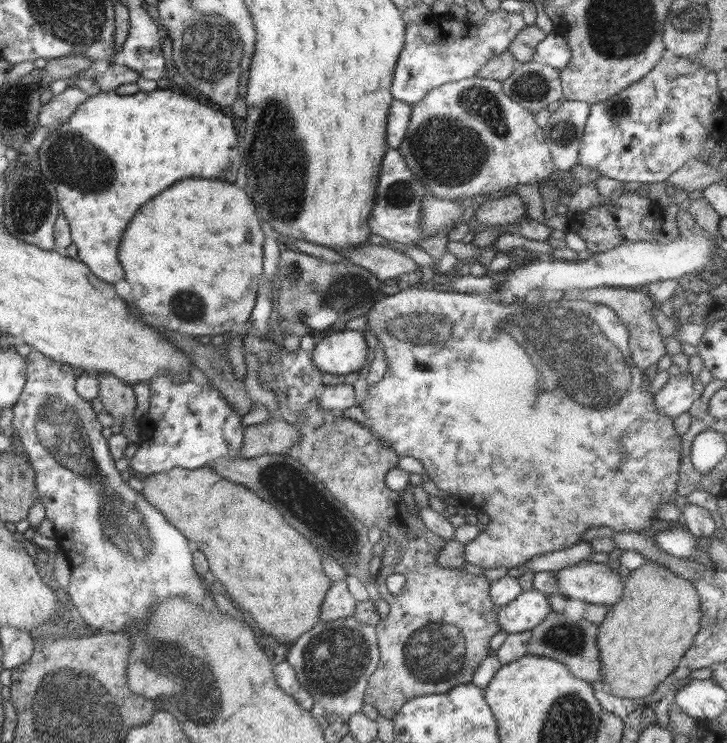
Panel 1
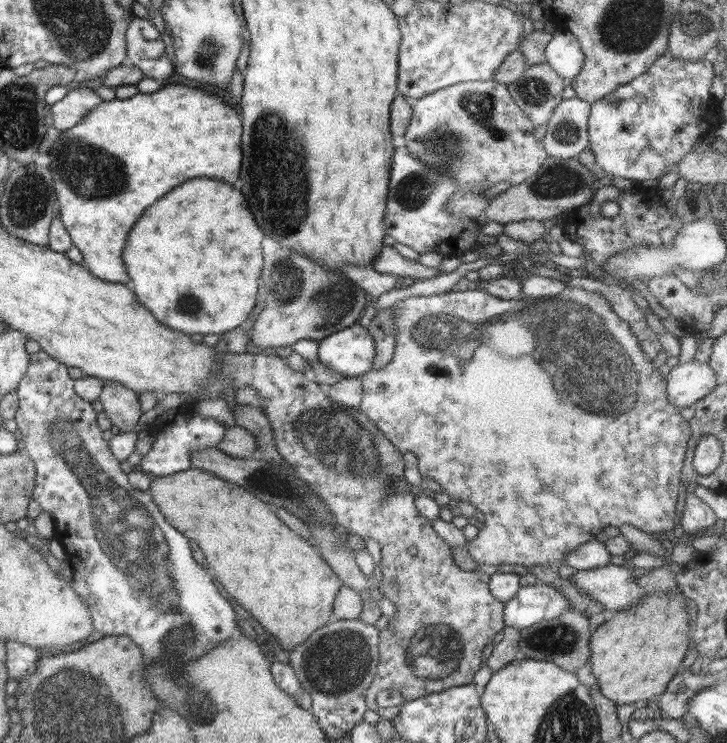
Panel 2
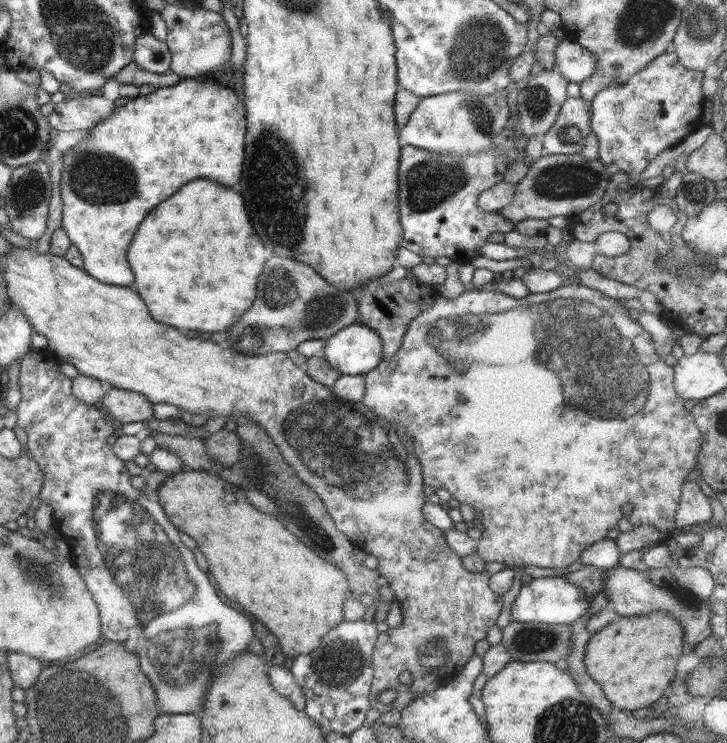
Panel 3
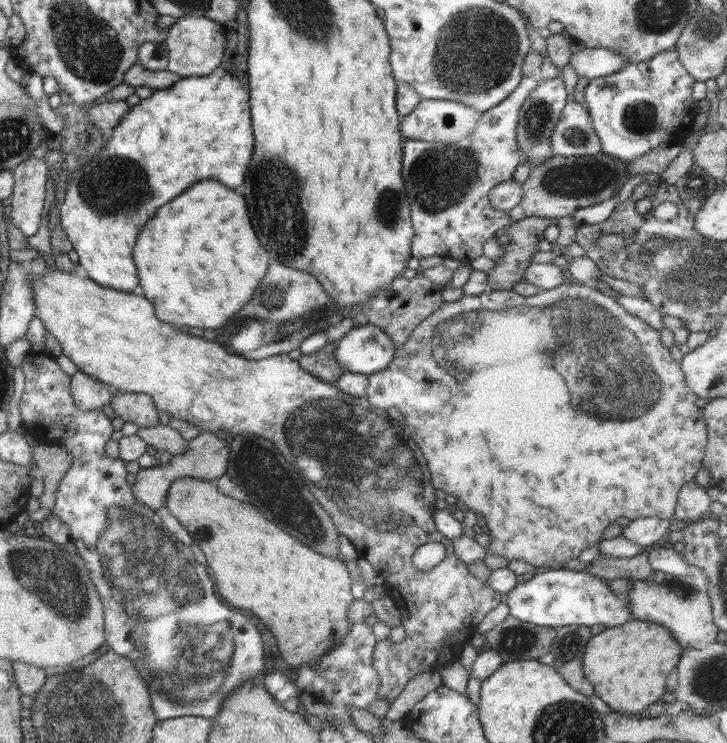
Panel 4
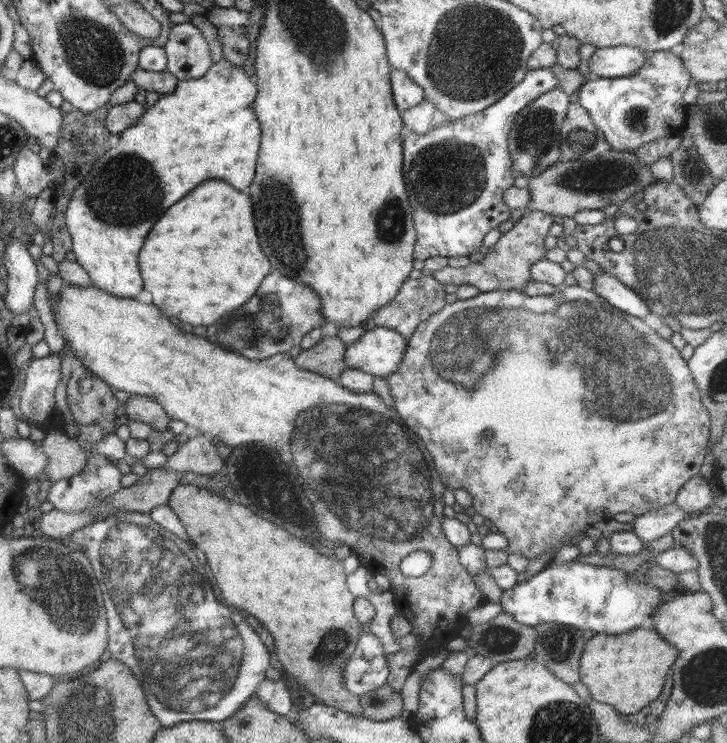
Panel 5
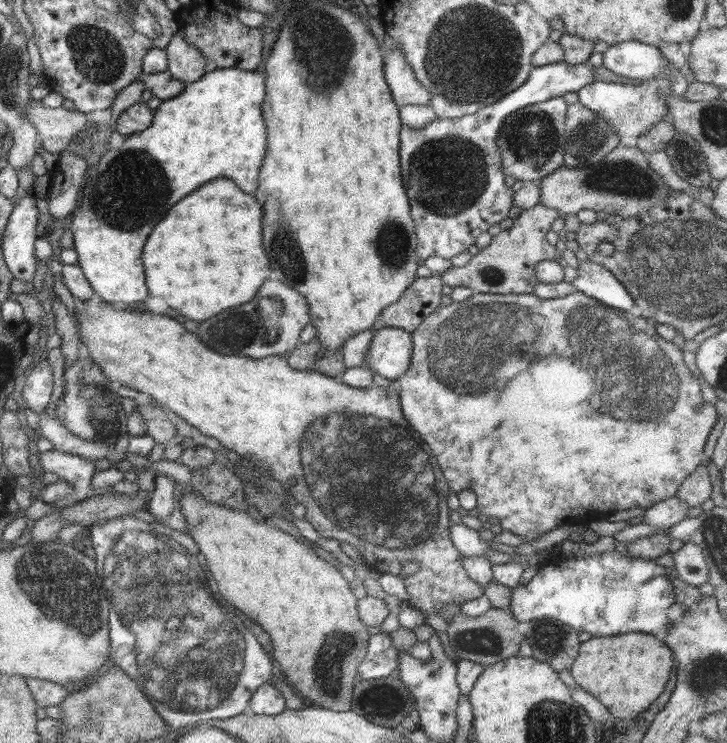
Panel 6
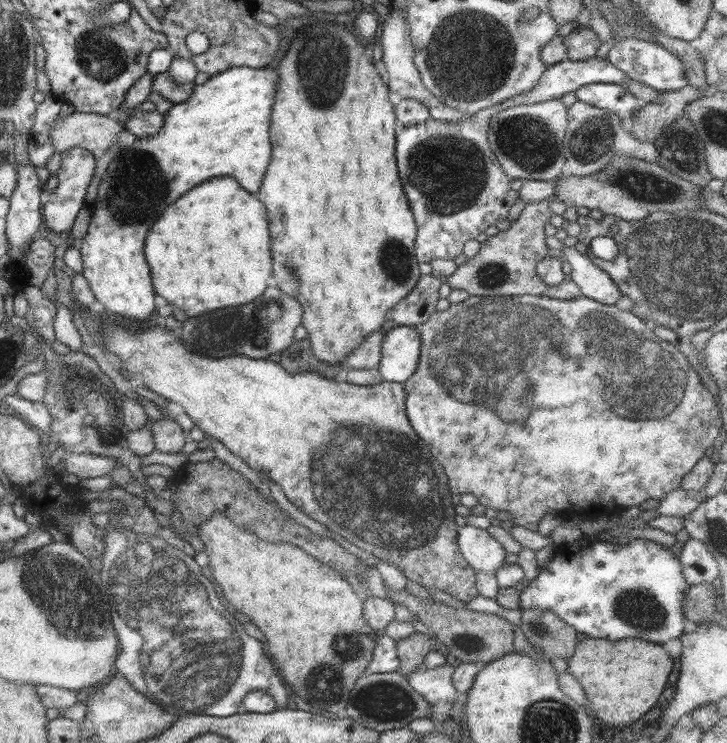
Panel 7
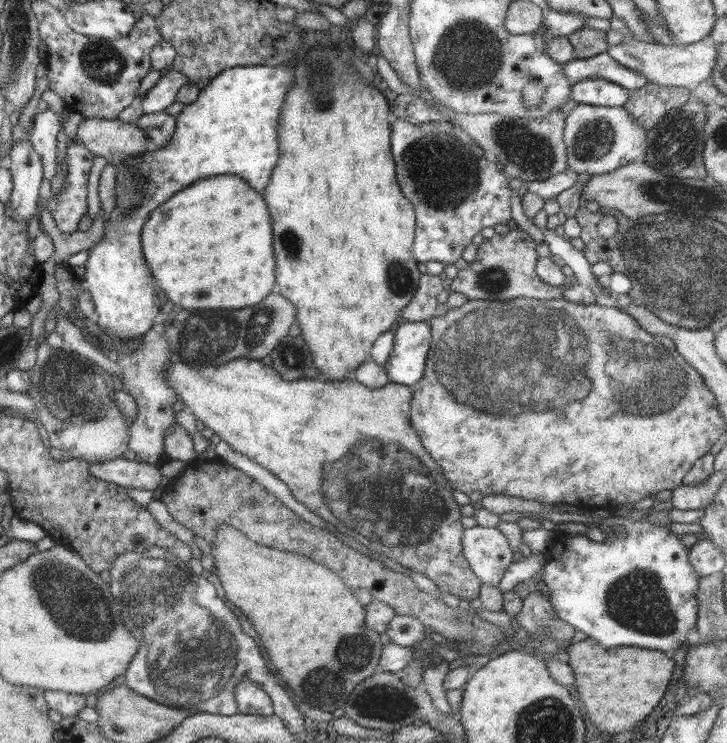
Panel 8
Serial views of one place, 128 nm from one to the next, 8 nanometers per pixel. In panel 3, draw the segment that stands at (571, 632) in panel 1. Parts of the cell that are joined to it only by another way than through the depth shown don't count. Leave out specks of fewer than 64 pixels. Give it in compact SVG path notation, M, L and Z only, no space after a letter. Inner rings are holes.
M511 621L501 629L501 640L511 661L548 662L564 659L571 647L571 624Z

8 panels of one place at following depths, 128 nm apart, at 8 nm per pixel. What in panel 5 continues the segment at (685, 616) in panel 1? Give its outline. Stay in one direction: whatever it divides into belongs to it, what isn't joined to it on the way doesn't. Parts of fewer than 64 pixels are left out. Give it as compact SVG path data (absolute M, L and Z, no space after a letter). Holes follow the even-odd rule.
M647 625L621 634L595 634L586 640L579 661L580 682L595 702L612 706L620 715L635 714L659 696L667 670L679 650Z

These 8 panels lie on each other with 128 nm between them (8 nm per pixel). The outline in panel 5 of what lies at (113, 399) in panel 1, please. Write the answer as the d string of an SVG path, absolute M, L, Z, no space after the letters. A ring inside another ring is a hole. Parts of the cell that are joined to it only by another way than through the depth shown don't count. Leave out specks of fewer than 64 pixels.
M131 395L123 405L123 408L125 408L125 415L127 415L128 420L148 424L157 432L168 430L167 423L170 419L165 415L161 406L154 402L152 398Z

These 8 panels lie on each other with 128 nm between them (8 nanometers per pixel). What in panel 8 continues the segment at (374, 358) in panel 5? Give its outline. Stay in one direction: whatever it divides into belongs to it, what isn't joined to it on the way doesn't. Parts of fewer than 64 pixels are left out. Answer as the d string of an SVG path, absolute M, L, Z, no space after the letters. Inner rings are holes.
M426 321L401 324L384 364L388 380L408 388L415 384L423 374L430 341L431 330Z

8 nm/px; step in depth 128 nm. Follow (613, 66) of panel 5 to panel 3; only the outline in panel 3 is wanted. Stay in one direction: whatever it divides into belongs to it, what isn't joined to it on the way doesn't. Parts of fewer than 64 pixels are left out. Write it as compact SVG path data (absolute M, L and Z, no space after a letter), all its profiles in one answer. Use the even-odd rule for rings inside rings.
M561 38L553 50L553 57L553 64L561 69L561 76L569 83L579 84L596 72L595 57L573 40Z

